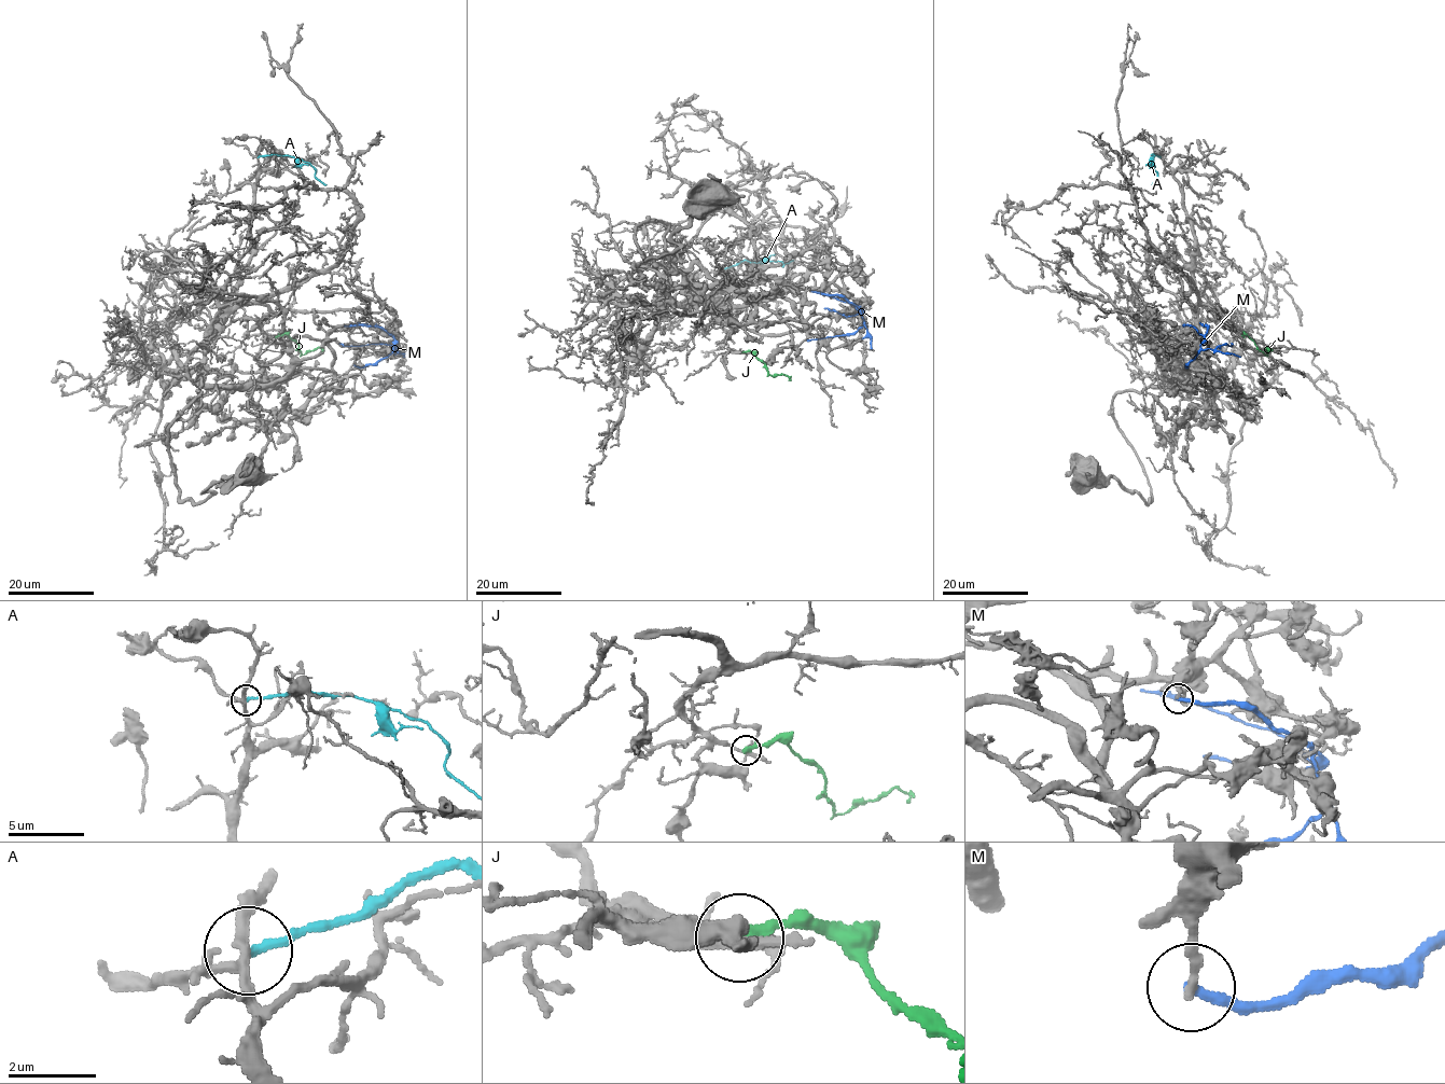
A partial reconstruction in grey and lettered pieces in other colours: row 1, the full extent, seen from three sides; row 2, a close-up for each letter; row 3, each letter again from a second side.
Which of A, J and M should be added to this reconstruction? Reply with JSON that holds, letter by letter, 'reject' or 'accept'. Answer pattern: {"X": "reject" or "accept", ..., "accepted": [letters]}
{"A": "reject", "J": "reject", "M": "reject", "accepted": []}

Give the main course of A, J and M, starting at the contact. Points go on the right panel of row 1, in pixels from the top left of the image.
A: (1159, 157), (1152, 155), (1157, 178), (1152, 185)
J: (1245, 336), (1265, 355), (1267, 348), (1273, 349)
M: (1185, 365), (1200, 351), (1233, 344)

